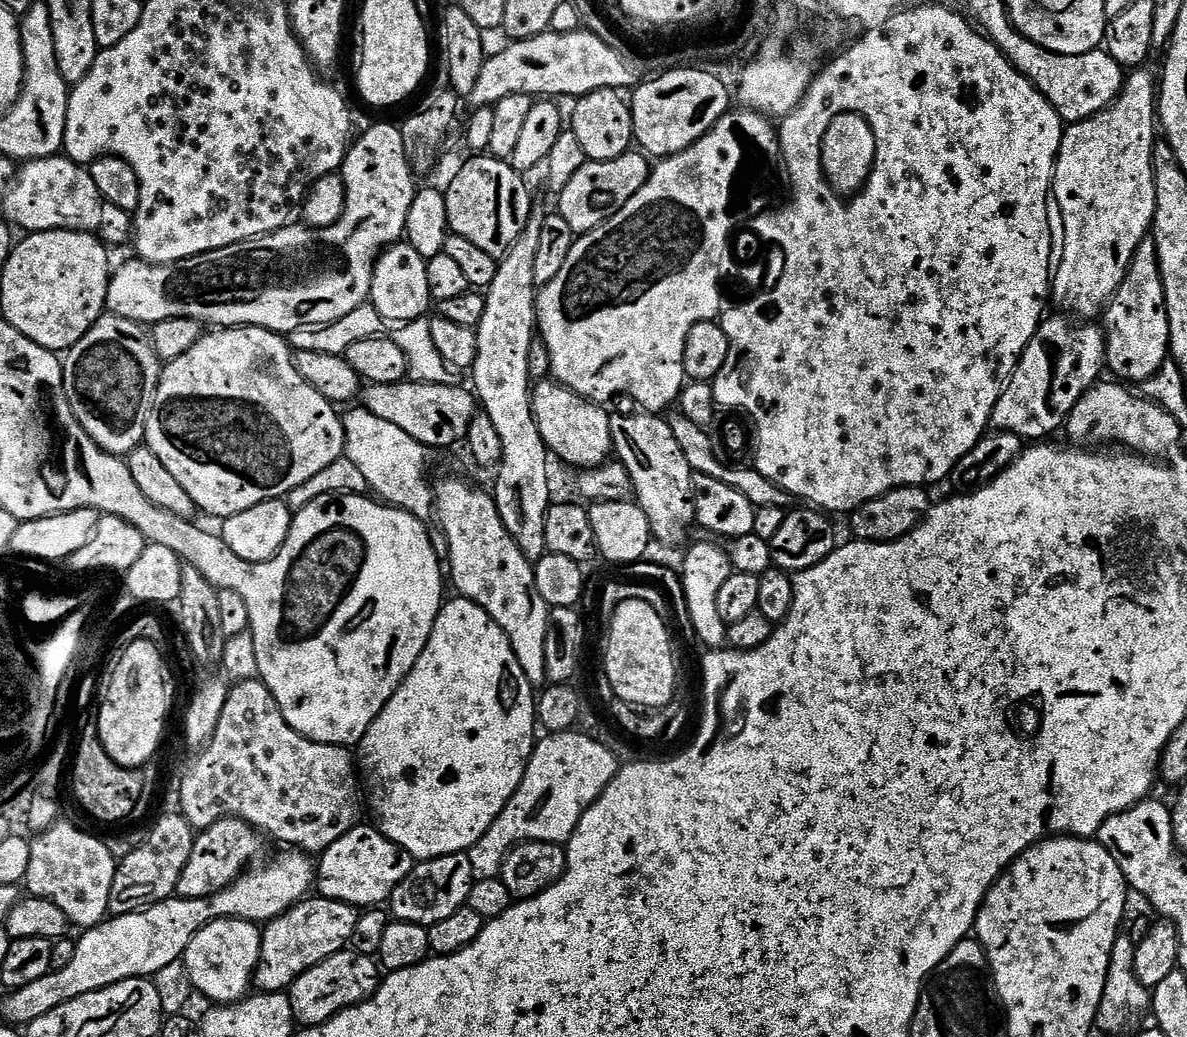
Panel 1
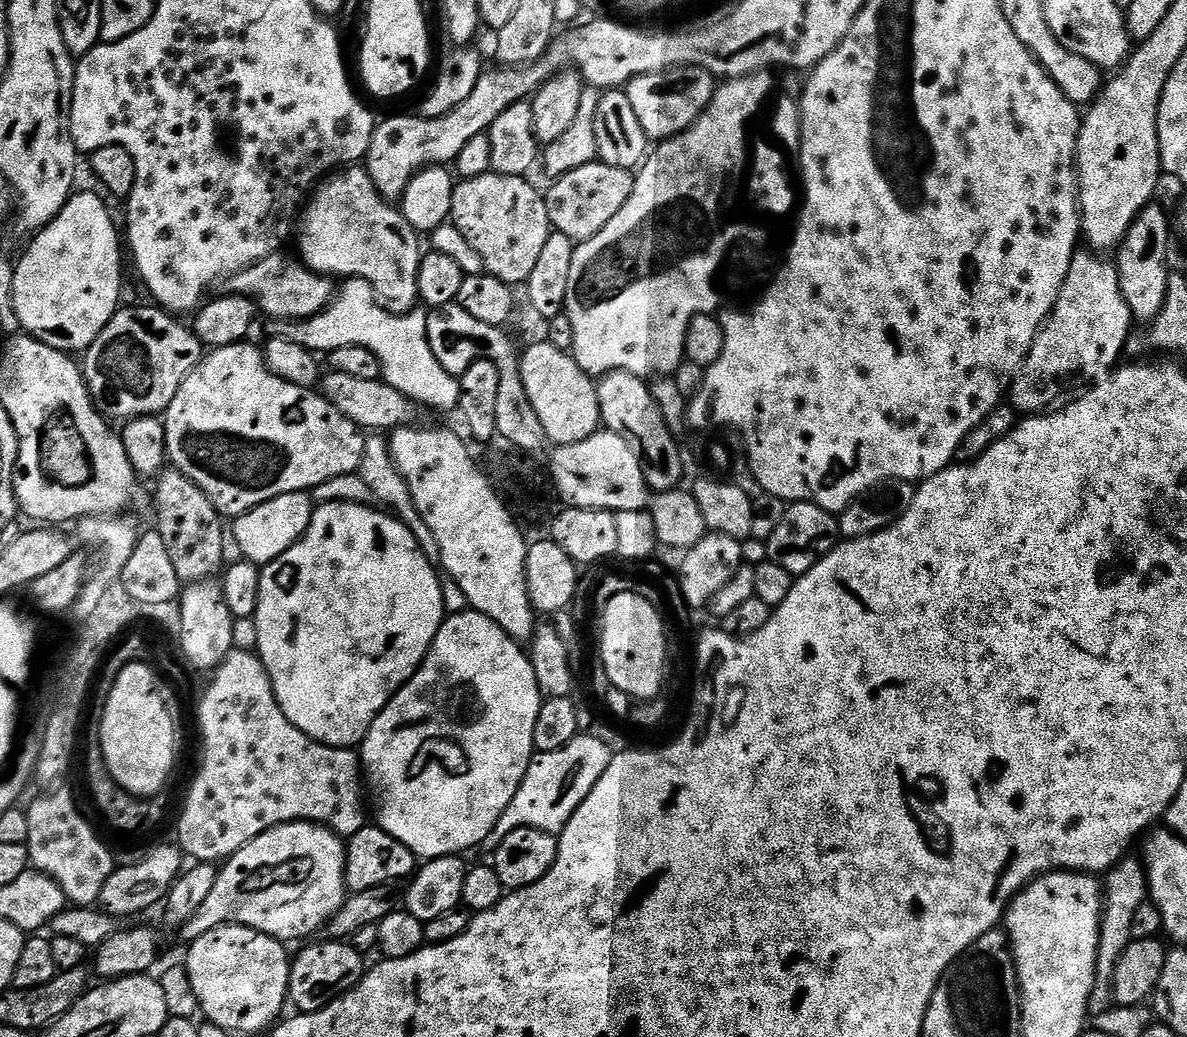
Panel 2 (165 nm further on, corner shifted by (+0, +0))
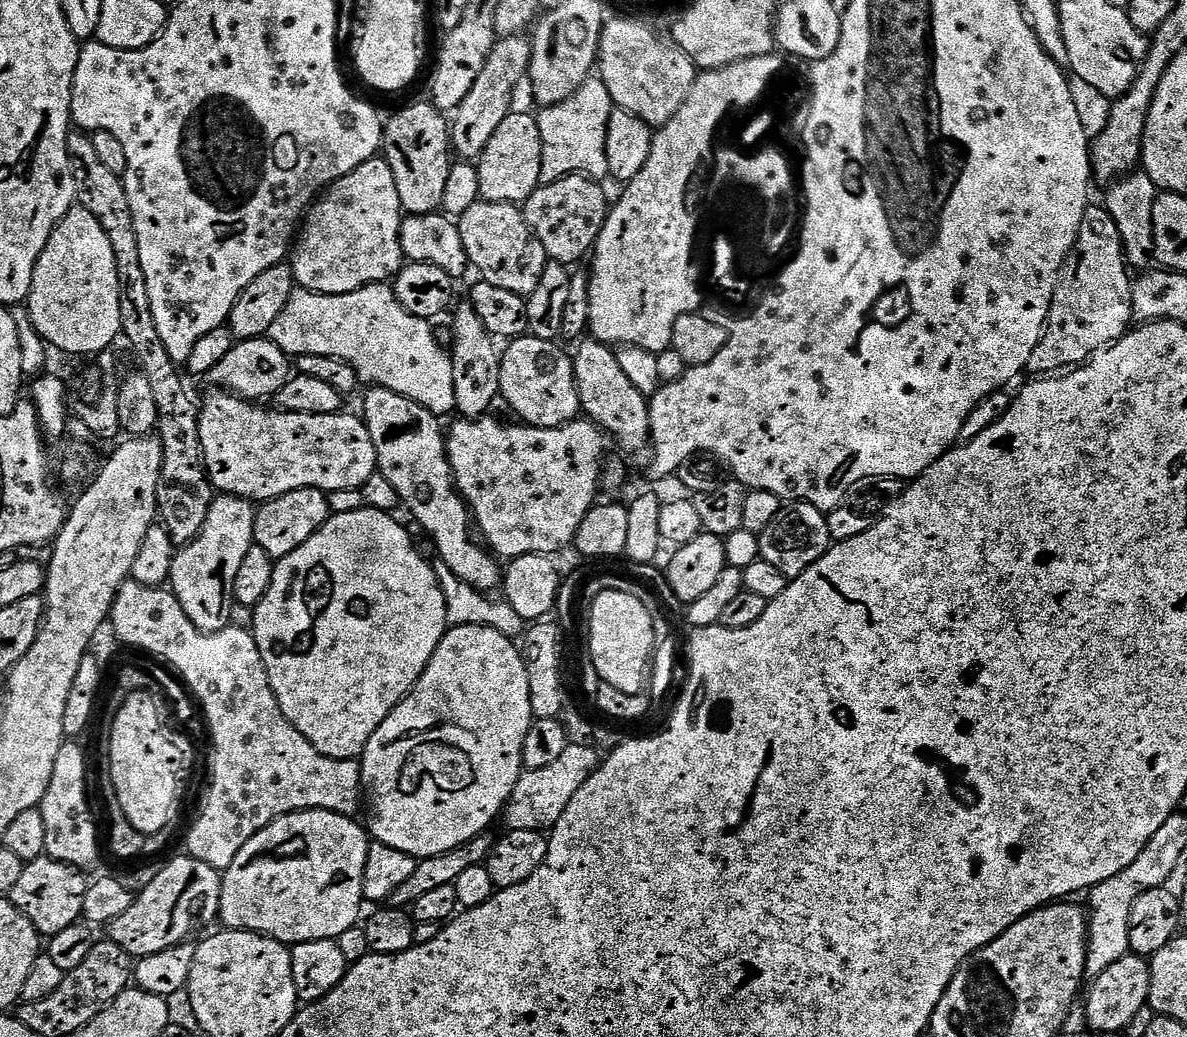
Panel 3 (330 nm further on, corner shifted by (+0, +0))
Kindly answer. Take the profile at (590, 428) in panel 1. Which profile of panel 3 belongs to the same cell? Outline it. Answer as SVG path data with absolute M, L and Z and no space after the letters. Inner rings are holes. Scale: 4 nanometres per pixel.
M525 334L523 336L517 336L511 341L512 344L508 349L503 349L502 355L500 357L500 396L502 400L505 400L514 411L517 412L519 419L523 421L525 425L534 427L534 428L557 428L560 424L568 424L571 420L577 419L581 415L582 409L580 406L580 395L576 389L576 375L572 369L572 356L569 353L564 353L562 349L559 348L559 343L543 340L537 336L531 334Z

